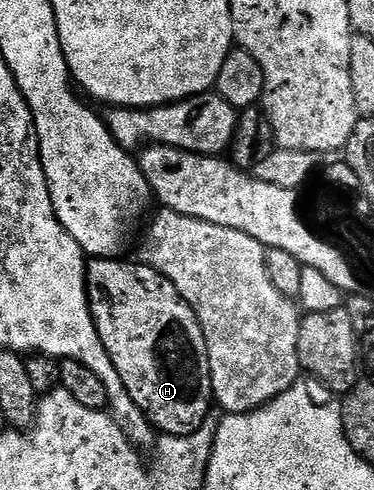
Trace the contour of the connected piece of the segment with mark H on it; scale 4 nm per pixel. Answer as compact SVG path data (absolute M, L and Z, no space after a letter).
M93 258L87 264L88 308L92 314L94 325L98 329L98 337L102 341L114 369L118 369L118 377L122 377L122 385L126 389L126 393L130 393L134 405L138 405L138 409L142 409L142 413L148 418L153 428L164 435L192 435L202 424L209 422L208 410L213 410L214 407L210 365L208 364L208 354L206 353L206 337L202 333L202 325L198 325L198 317L194 313L194 309L190 309L190 305L180 296L178 289L174 289L174 285L166 277L162 277L162 273L158 273L154 268L147 267L146 264L139 261L133 261L133 263L124 262L123 258Z

